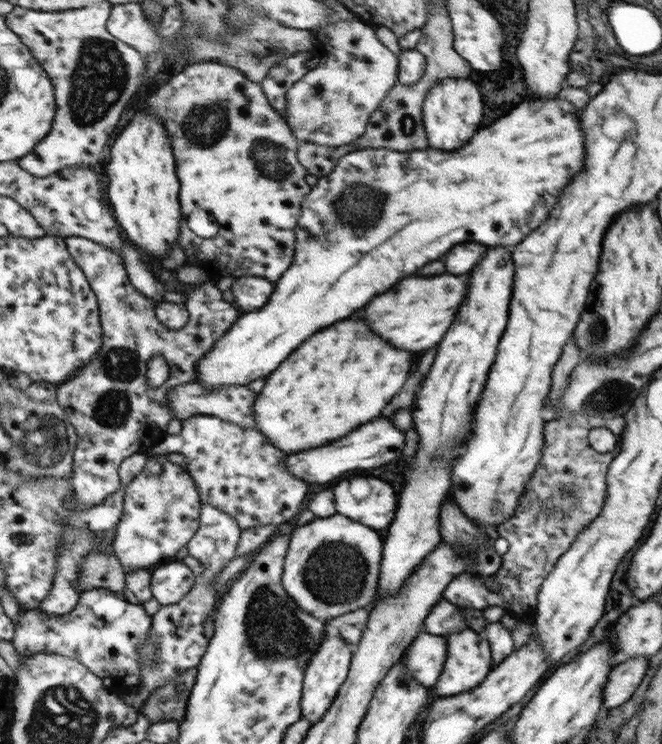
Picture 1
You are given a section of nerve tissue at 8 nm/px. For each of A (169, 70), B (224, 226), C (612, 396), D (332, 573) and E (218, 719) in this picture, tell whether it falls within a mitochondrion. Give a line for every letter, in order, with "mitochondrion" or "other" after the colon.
A: other
B: other
C: mitochondrion
D: mitochondrion
E: other

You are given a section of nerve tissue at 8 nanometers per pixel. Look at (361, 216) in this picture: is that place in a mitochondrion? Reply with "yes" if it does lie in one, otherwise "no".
yes

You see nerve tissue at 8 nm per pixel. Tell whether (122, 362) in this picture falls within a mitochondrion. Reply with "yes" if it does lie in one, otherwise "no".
yes

